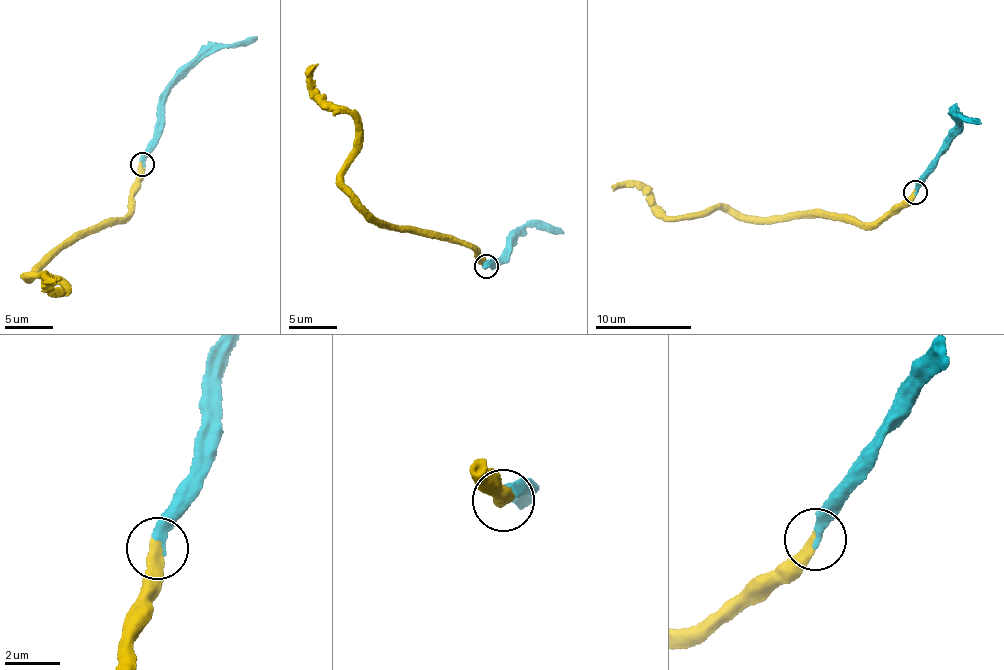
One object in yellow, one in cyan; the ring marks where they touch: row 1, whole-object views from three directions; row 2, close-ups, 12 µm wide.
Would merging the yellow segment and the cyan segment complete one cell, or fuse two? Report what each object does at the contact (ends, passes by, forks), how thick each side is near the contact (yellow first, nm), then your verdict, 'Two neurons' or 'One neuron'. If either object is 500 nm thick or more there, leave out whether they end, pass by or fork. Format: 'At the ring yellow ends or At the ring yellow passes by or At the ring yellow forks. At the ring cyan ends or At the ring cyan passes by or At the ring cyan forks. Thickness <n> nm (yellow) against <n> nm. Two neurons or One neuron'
At the ring yellow ends. At the ring cyan ends. Thickness 460 nm (yellow) against 360 nm. One neuron

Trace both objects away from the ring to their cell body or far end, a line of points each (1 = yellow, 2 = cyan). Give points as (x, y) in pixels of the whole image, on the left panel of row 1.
1: (142, 163), (124, 217), (77, 231), (31, 279), (26, 274), (67, 288), (55, 291), (43, 276), (61, 278)
2: (142, 163), (142, 154), (152, 138), (161, 99), (191, 62), (223, 47), (245, 44), (256, 36)

